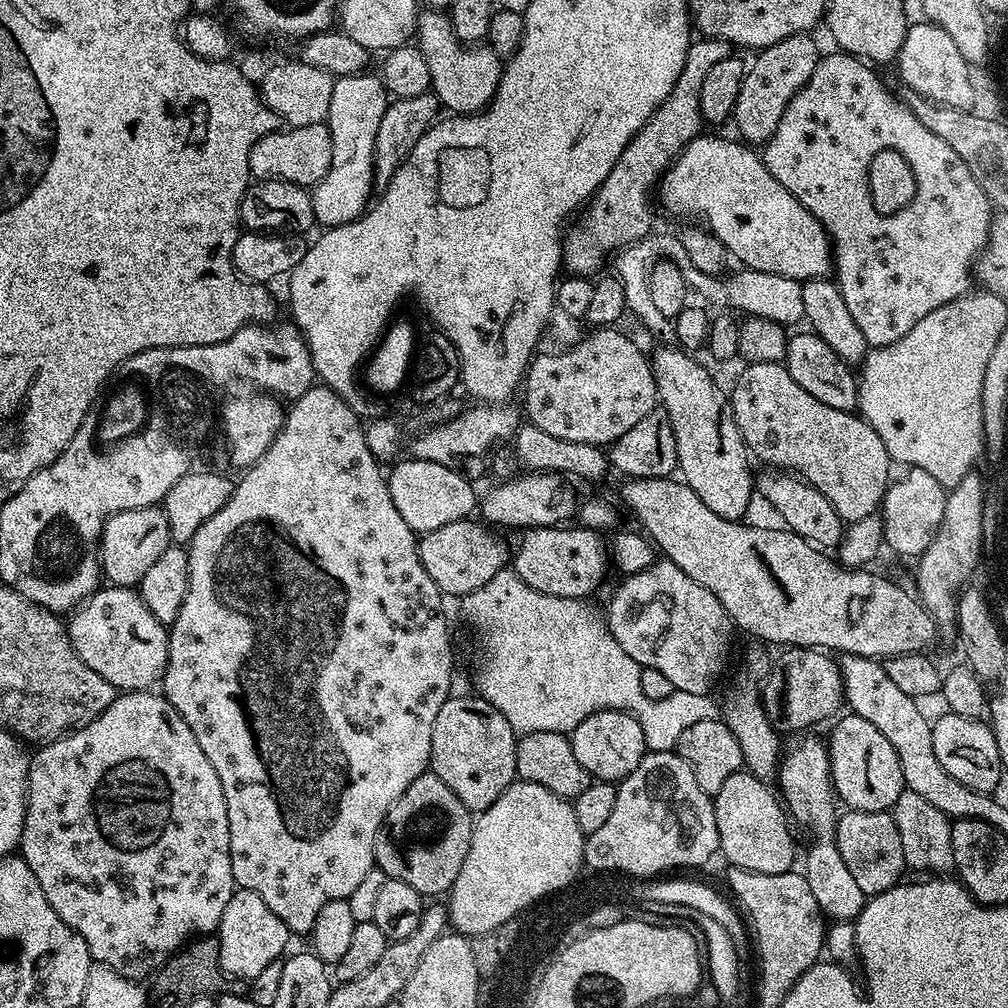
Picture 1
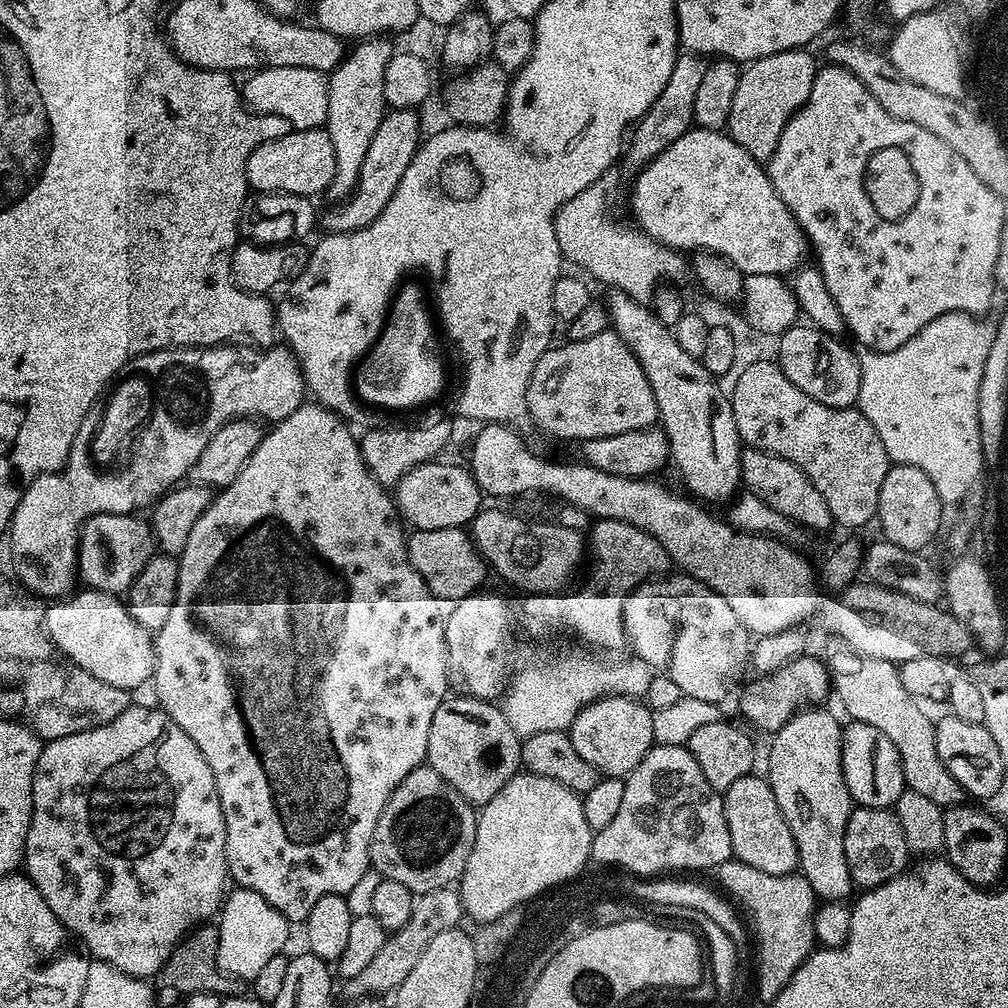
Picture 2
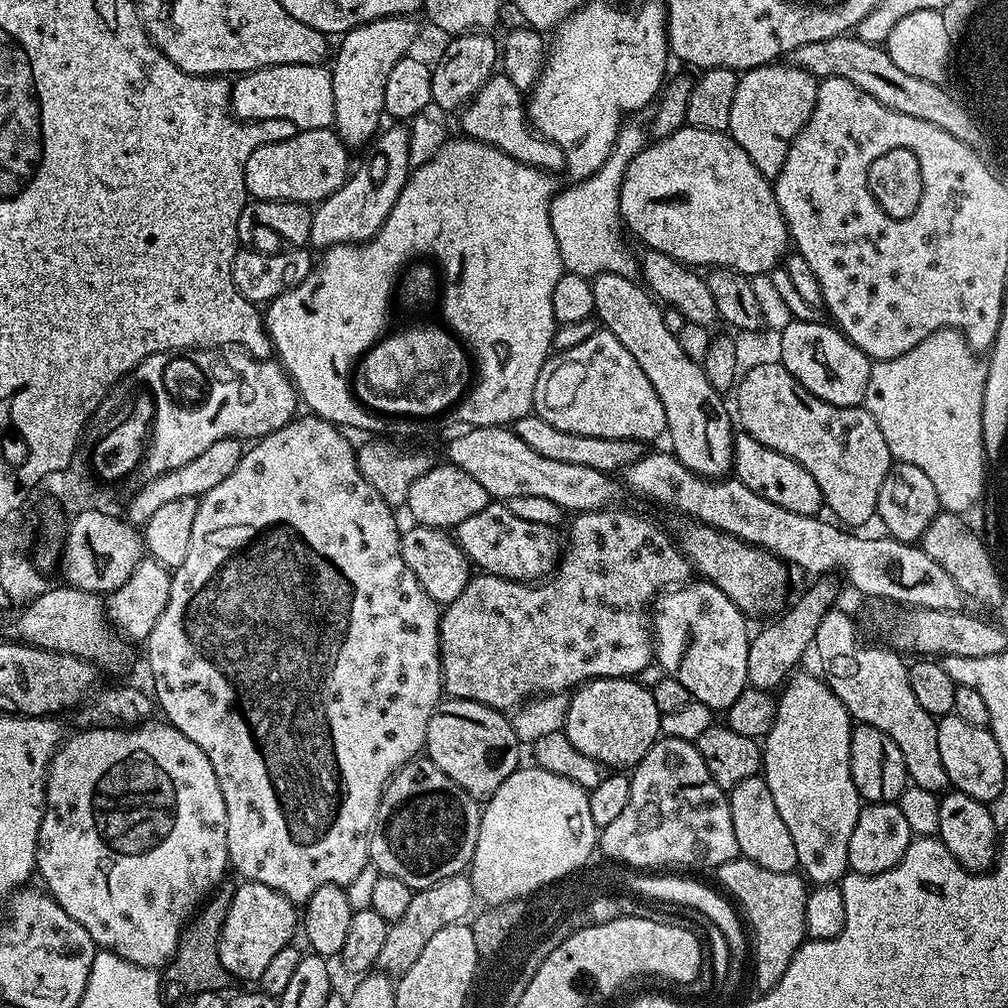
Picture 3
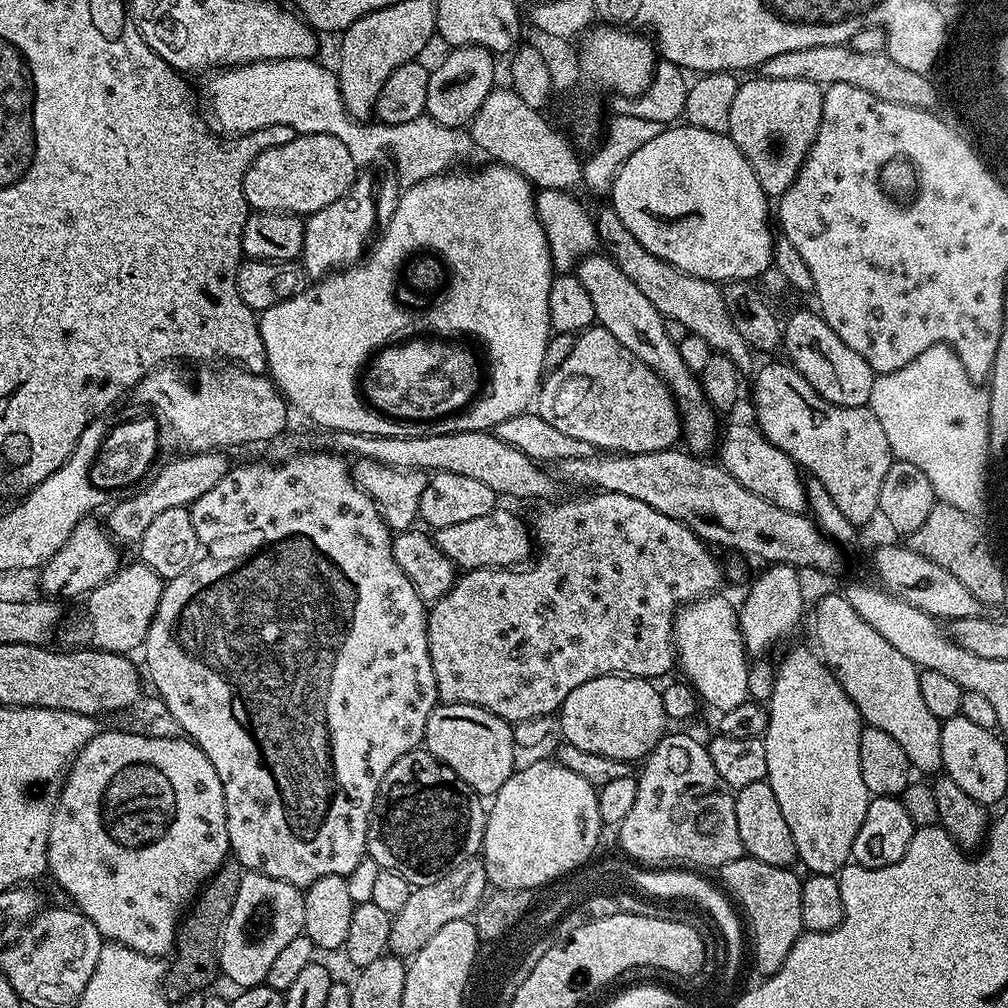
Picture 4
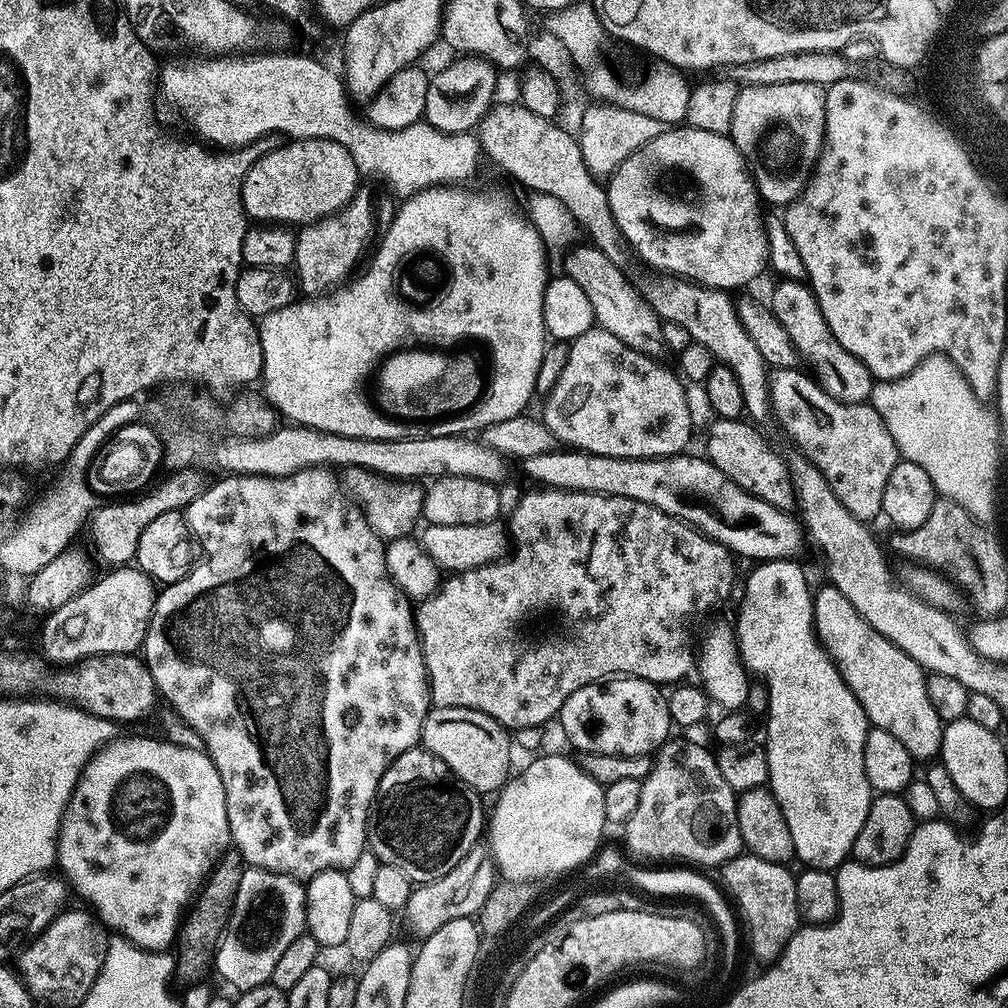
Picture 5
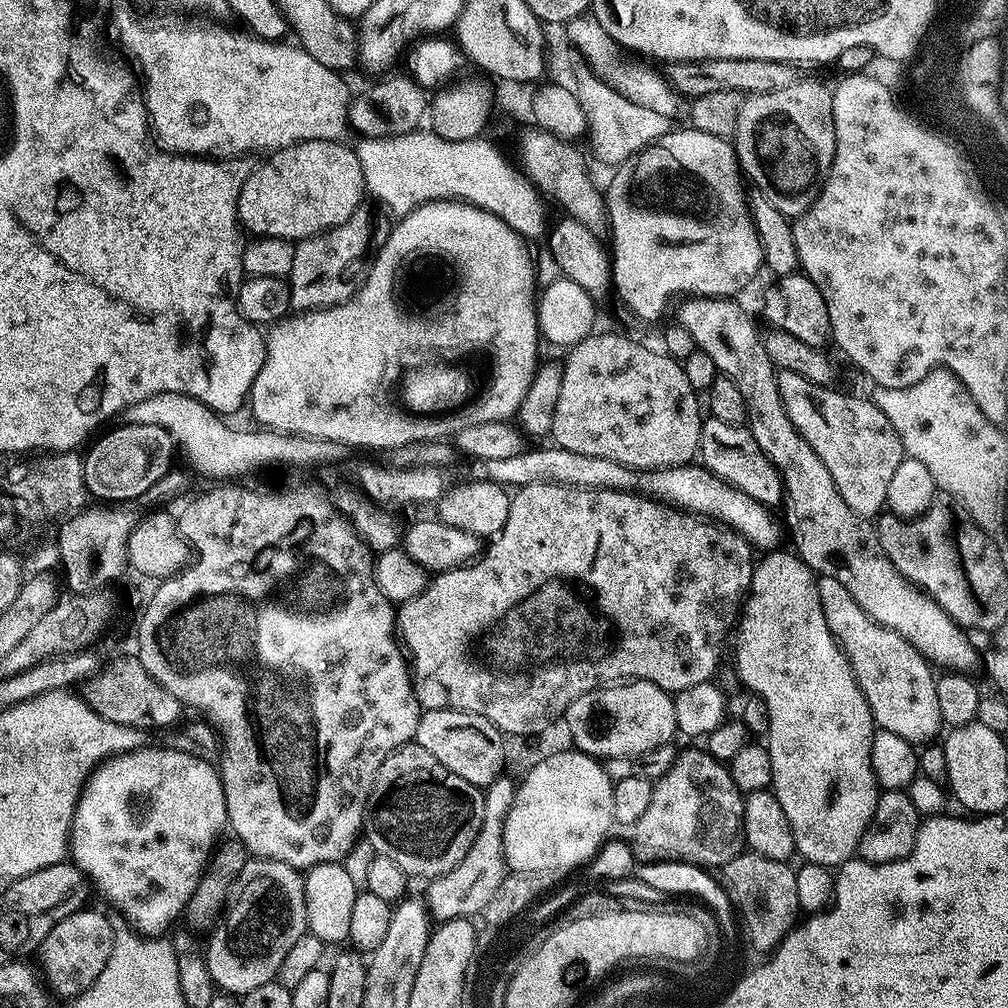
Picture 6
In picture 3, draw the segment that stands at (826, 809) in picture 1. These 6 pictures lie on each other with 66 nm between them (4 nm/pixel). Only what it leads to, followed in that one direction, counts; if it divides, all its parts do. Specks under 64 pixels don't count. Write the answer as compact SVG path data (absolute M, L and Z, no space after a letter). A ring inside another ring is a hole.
M799 672L788 676L776 700L772 729L762 740L762 775L770 786L782 822L786 822L786 830L790 830L790 838L794 838L799 871L809 881L812 879L813 885L839 885L849 871L850 834L854 834L854 822L858 822L862 807L858 786L854 786L850 774L850 738L854 721L846 706L842 706L819 675Z

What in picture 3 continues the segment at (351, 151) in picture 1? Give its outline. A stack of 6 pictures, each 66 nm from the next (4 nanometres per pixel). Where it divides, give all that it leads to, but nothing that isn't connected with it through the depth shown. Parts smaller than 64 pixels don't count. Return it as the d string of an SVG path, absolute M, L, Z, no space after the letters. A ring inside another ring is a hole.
M387 16L352 28L339 37L340 49L337 52L335 49L330 71L334 86L334 131L345 144L367 145L381 131L380 120L385 119L386 78L394 70L394 62L408 55L418 31L414 21L407 16Z

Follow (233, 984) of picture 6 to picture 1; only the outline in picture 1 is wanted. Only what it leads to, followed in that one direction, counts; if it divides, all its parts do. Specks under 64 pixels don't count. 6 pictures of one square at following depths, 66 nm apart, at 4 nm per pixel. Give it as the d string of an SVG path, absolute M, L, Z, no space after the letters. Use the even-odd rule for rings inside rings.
M242 888L233 892L230 902L226 902L218 939L220 965L224 973L237 980L250 982L265 966L270 966L270 962L280 960L285 955L284 947L288 944L290 933L282 918L278 918L278 914L274 914L274 910L270 910L270 906L258 898L258 894Z

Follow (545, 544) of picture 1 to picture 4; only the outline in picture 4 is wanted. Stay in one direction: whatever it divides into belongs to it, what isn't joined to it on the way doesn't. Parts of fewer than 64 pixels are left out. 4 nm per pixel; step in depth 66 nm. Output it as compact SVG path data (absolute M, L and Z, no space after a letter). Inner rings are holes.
M504 506L496 507L490 514L482 514L482 518L473 518L466 522L457 522L454 526L437 528L434 539L442 554L446 554L446 558L450 558L460 570L511 568L523 565L529 559L529 525L523 524L514 513L507 512Z

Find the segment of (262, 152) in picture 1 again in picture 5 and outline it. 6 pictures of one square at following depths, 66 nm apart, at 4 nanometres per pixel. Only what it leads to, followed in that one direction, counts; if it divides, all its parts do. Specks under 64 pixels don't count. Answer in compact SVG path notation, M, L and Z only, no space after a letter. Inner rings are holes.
M289 139L281 148L269 147L263 156L250 166L242 182L242 202L244 215L252 222L275 222L280 226L305 226L316 220L325 220L355 198L361 187L362 177L352 155L333 140L297 140Z

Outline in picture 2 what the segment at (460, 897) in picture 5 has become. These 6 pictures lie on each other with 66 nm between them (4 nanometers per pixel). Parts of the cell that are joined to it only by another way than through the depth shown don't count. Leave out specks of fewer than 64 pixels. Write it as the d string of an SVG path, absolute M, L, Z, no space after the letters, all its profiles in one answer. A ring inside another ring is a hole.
M449 886L419 893L412 902L412 917L406 926L402 926L397 932L389 932L386 942L382 942L382 950L378 950L375 958L364 967L354 978L343 981L342 987L348 995L349 1001L362 1000L365 996L383 997L383 992L395 993L397 988L406 982L410 970L422 958L422 950L434 942L435 936L449 931L454 926L456 916L464 911L464 904L460 900L460 893L455 887Z

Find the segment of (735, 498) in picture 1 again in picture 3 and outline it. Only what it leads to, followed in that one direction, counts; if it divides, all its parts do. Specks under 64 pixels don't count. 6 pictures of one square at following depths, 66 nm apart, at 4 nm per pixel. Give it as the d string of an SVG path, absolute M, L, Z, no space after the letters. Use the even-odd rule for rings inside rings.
M602 273L595 277L592 280L594 316L618 338L618 342L622 342L622 346L626 346L626 350L630 350L630 354L634 354L646 378L650 378L650 386L658 390L658 398L662 398L662 408L666 410L666 436L672 439L670 452L678 462L702 477L727 477L732 472L734 439L734 420L729 405L727 408L722 393L710 386L710 378L706 378L703 367L686 356L678 336L670 333L663 321L665 309L636 283L635 279L622 274Z

